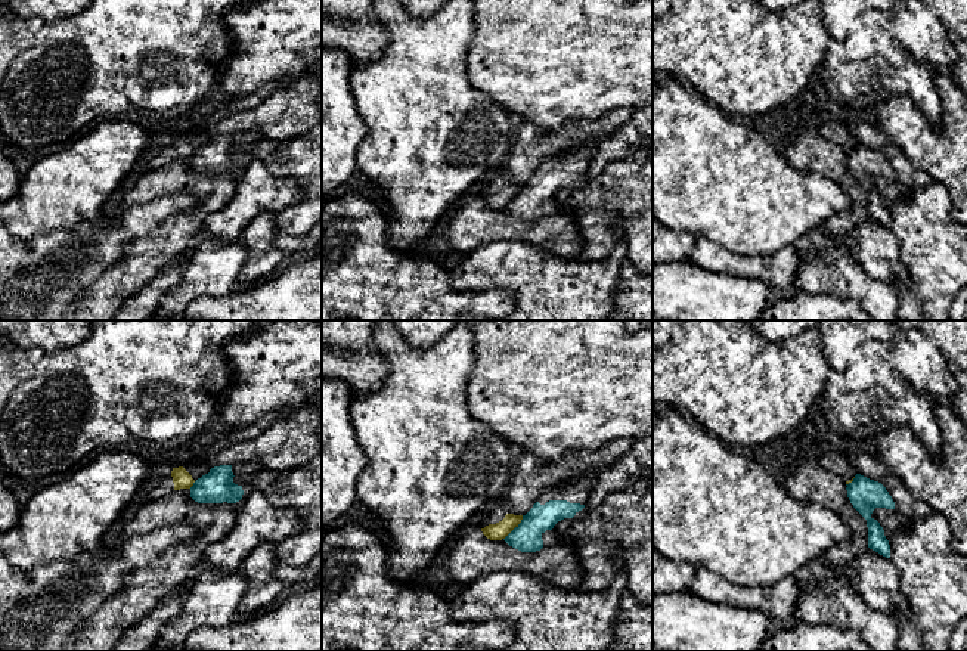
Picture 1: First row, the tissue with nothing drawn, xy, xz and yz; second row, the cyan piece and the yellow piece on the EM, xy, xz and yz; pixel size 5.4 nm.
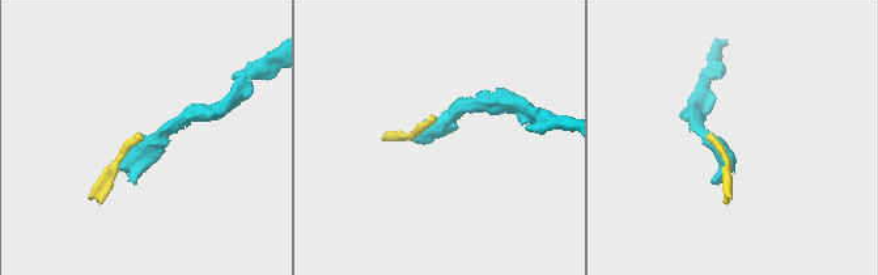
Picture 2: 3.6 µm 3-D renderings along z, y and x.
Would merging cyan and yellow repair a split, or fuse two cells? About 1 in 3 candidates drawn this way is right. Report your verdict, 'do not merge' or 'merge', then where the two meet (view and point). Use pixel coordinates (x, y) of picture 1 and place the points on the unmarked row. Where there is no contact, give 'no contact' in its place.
do not merge | xz (515, 197)

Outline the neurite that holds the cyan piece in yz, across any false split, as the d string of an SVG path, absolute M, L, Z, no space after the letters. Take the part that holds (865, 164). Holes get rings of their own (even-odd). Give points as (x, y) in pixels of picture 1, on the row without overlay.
M856 143L853 151L846 155L850 173L867 189L868 217L890 227L890 214L884 205L884 199L871 183L875 177L895 179L892 165L881 152L861 143Z

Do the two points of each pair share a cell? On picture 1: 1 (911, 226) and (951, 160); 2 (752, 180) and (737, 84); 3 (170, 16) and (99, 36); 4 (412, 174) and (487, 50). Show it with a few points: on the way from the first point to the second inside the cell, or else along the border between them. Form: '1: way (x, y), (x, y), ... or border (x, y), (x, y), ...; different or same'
1: border (933, 179), (947, 189), (948, 210), (951, 213); different
2: border (712, 102), (727, 114), (747, 121); different
3: way (152, 30), (146, 36), (117, 36); same
4: border (470, 45), (465, 61), (467, 78), (496, 102); different

